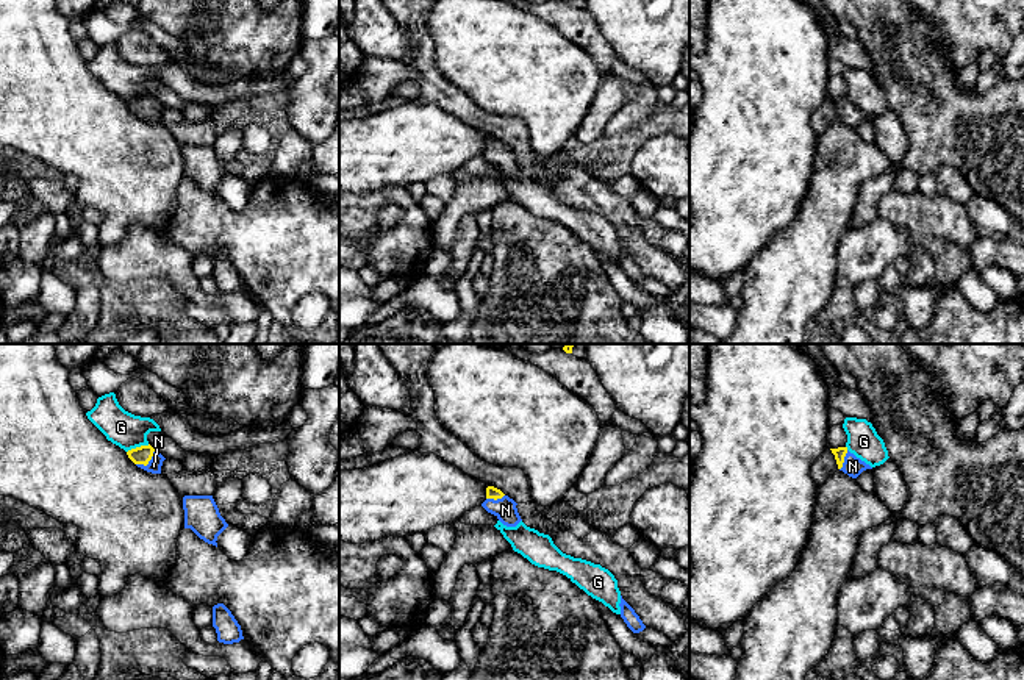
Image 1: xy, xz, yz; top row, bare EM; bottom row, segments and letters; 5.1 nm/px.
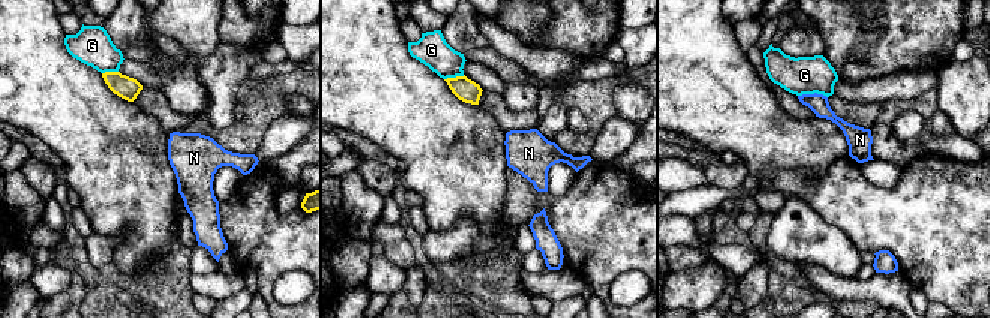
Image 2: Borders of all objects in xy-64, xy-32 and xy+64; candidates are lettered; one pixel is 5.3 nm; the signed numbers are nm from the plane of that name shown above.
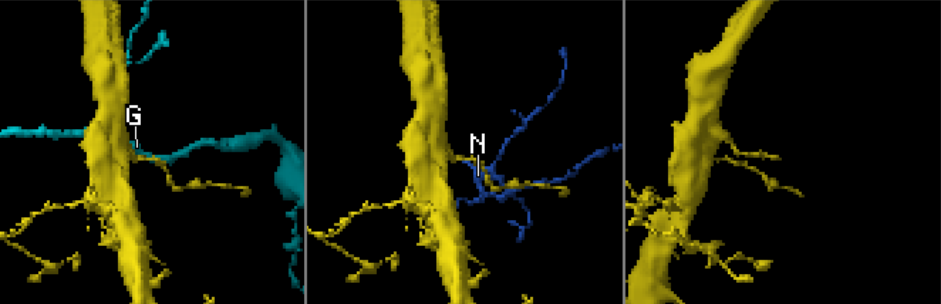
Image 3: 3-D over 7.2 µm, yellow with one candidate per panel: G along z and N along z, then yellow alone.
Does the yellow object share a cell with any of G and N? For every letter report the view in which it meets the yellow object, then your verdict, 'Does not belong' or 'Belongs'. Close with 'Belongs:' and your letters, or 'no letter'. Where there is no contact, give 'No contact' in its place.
G: Touches yellow in xy. Does not belong
N: Touches yellow in xy. Belongs
Belongs: N

